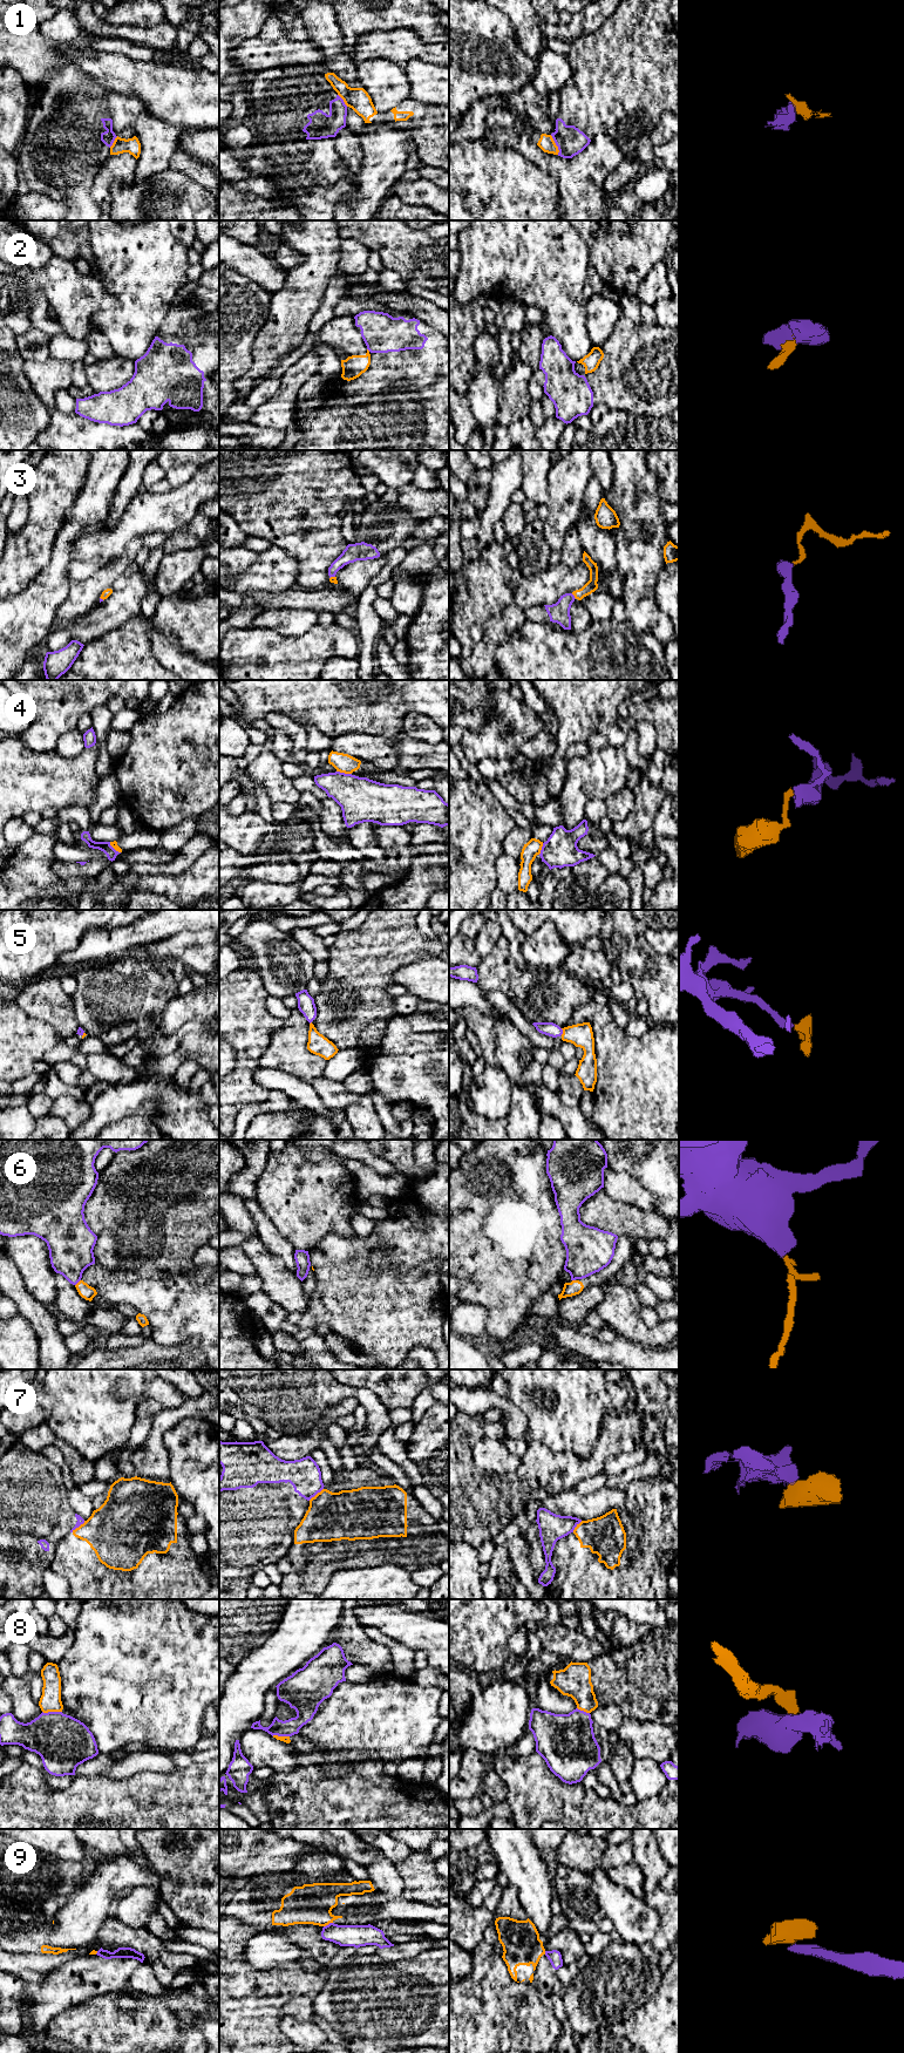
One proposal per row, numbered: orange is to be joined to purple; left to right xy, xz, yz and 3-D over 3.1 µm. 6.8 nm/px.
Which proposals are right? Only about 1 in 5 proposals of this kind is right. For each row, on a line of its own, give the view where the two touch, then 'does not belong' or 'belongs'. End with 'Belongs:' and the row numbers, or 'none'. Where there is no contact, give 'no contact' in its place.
1: contact in yz; does not belong
2: contact in xz; does not belong
3: contact in yz; belongs
4: contact in xz; does not belong
5: contact in yz; belongs
6: contact in xy; does not belong
7: contact in xy; does not belong
8: contact in xy; does not belong
9: contact in xz; does not belong
Belongs: 3, 5

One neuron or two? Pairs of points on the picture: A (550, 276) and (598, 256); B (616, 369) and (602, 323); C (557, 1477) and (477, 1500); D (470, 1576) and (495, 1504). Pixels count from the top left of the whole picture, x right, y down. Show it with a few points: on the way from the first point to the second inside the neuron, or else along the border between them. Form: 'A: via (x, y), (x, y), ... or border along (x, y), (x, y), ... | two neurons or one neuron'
A: border along (579, 233), (588, 245), (590, 265) | two neurons
B: border along (622, 315), (612, 334), (599, 347) | two neurons
C: via (537, 1475), (523, 1487), (497, 1499) | one neuron
D: border along (461, 1542), (467, 1542), (476, 1549) | two neurons

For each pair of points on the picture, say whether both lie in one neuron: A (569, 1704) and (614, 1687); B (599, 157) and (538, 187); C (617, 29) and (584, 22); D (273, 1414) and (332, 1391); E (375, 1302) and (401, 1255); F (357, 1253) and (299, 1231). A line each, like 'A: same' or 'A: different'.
A: different
B: different
C: different
D: same
E: different
F: different

